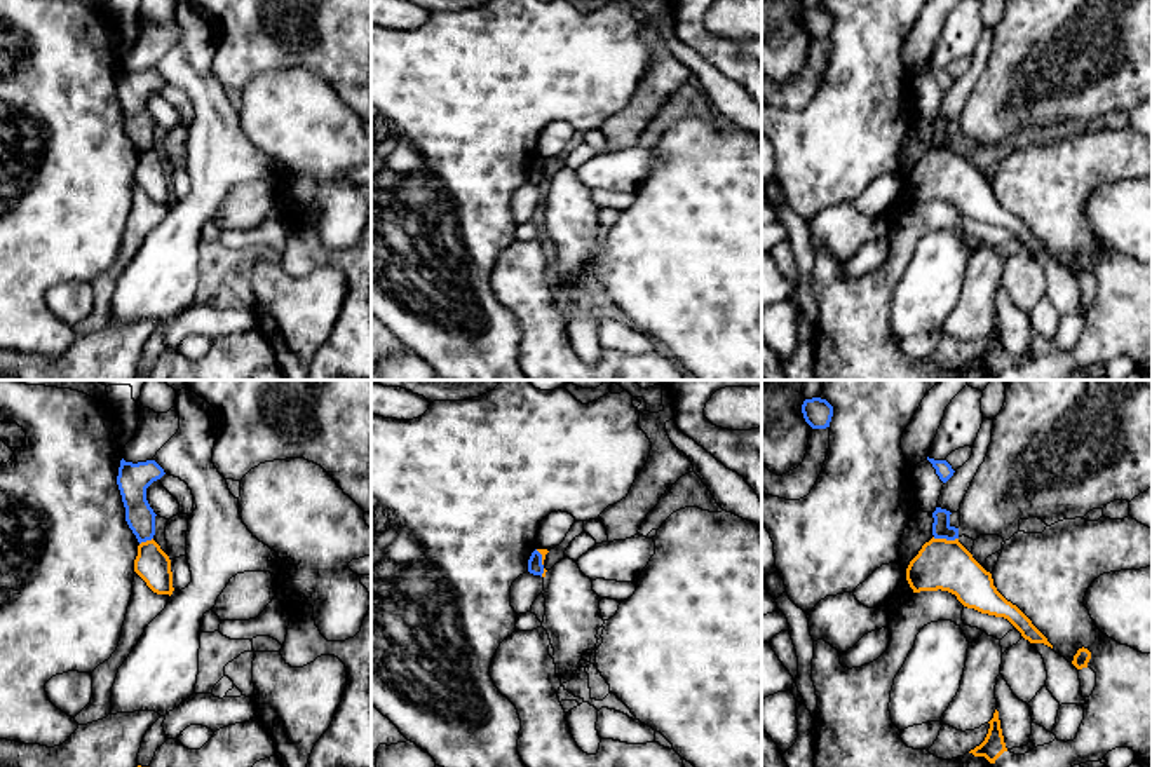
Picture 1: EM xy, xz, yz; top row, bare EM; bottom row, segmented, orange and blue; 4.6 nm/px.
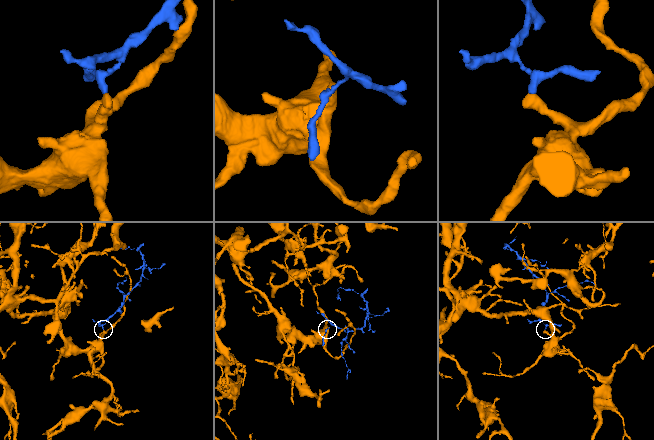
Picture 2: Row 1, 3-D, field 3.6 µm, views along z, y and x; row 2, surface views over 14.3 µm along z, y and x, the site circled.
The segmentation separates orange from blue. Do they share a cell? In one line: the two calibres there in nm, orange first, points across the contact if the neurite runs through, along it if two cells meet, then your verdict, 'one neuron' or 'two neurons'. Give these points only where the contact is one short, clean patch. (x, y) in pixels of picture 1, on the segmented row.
240/90 nm | along yz (933, 537), (957, 539) | two neurons

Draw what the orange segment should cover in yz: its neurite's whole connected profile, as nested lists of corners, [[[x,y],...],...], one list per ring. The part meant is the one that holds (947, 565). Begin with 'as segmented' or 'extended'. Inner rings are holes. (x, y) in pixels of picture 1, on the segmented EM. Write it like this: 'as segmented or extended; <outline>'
as segmented; [[[932,537],[925,542],[910,561],[906,580],[913,593],[948,591],[967,608],[1007,619],[1030,643],[1044,643],[1053,648],[1032,621],[997,591],[992,574],[972,558],[959,539]]]

